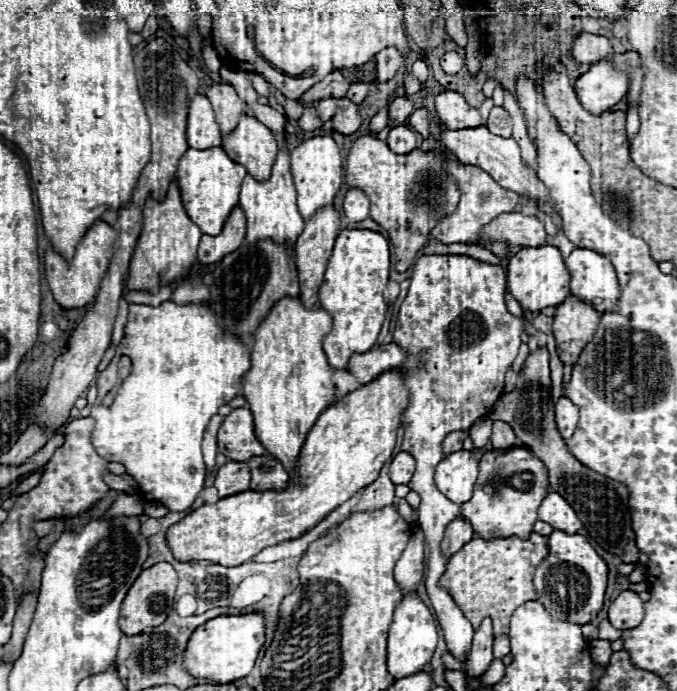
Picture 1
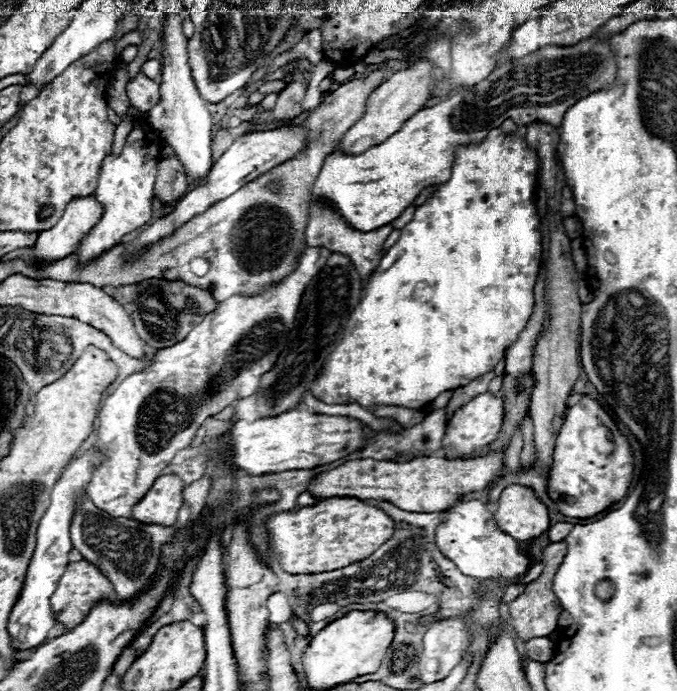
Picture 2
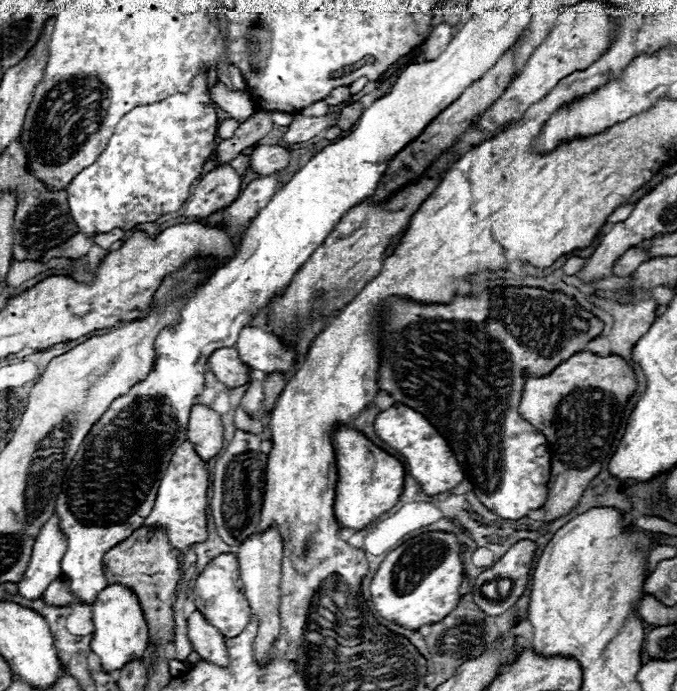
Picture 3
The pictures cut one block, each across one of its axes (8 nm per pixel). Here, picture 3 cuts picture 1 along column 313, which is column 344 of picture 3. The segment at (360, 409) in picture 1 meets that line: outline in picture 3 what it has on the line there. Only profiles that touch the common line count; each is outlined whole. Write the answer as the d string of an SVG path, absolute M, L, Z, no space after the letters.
M342 426L334 432L334 452L338 464L338 486L334 498L334 514L340 526L364 530L372 526L384 512L392 510L404 490L406 470L400 460L374 446L364 434Z

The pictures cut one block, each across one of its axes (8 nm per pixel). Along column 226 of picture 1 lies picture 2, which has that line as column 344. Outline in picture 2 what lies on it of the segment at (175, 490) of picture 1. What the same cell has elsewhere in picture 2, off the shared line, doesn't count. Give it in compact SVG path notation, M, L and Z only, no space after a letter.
M494 128L488 132L486 140L480 144L470 144L466 148L458 148L458 158L452 170L452 176L446 184L438 186L438 192L428 198L422 206L416 208L414 218L410 224L402 228L400 240L384 254L378 268L370 276L370 282L366 286L366 294L358 308L350 314L350 320L346 324L346 332L338 344L338 348L326 358L326 364L322 366L322 374L312 384L312 394L326 404L352 404L358 402L360 406L372 406L372 404L384 404L384 406L404 406L404 408L424 408L428 402L432 402L440 392L454 390L460 386L466 386L474 378L486 374L492 370L498 360L504 356L504 350L512 346L518 340L518 334L524 330L532 310L534 310L534 284L540 272L542 262L542 234L540 234L540 216L534 208L534 180L538 172L538 158L536 154L516 136L516 134L504 134L500 128Z

